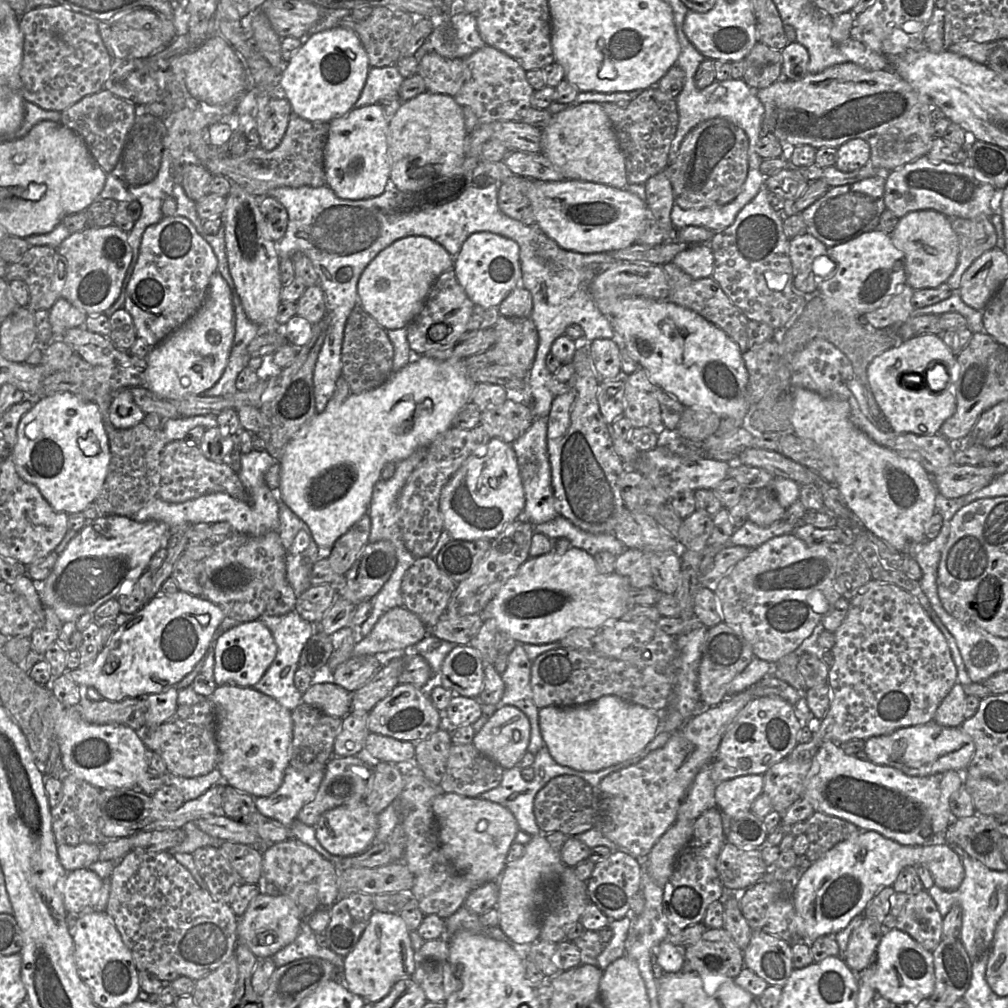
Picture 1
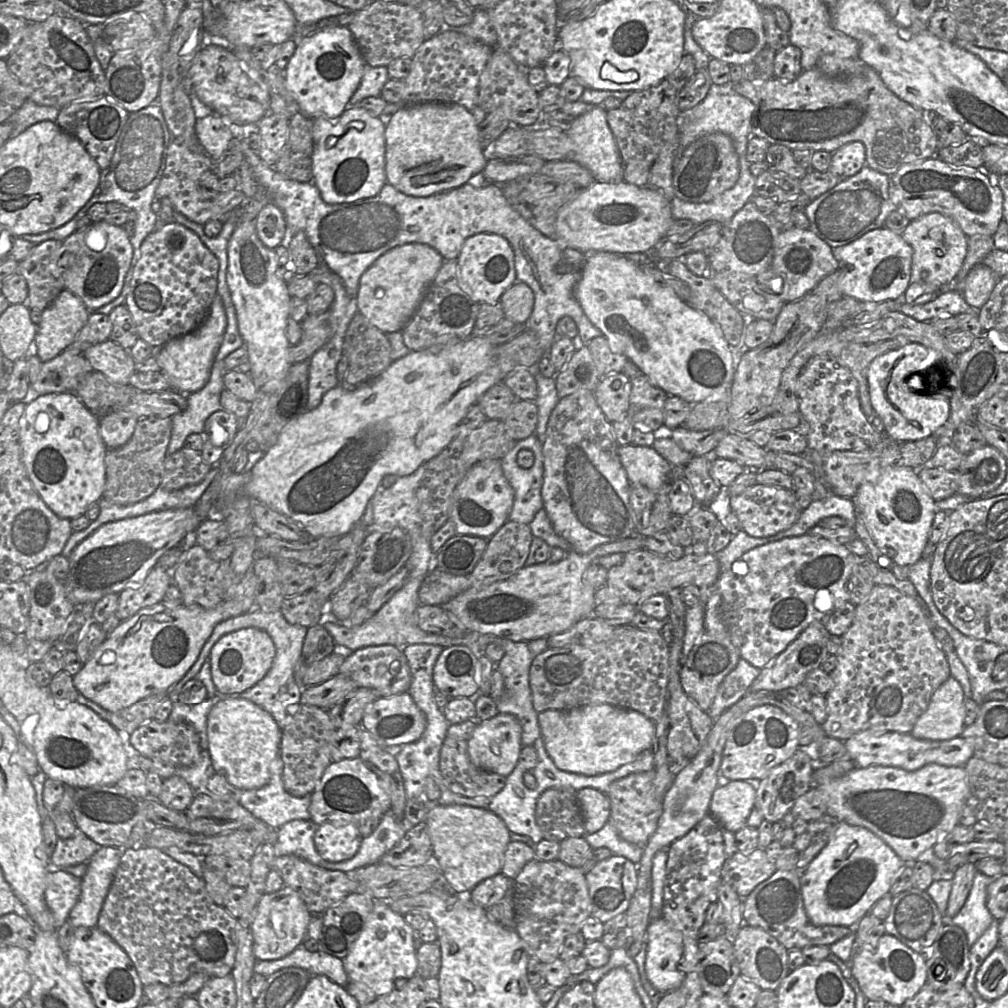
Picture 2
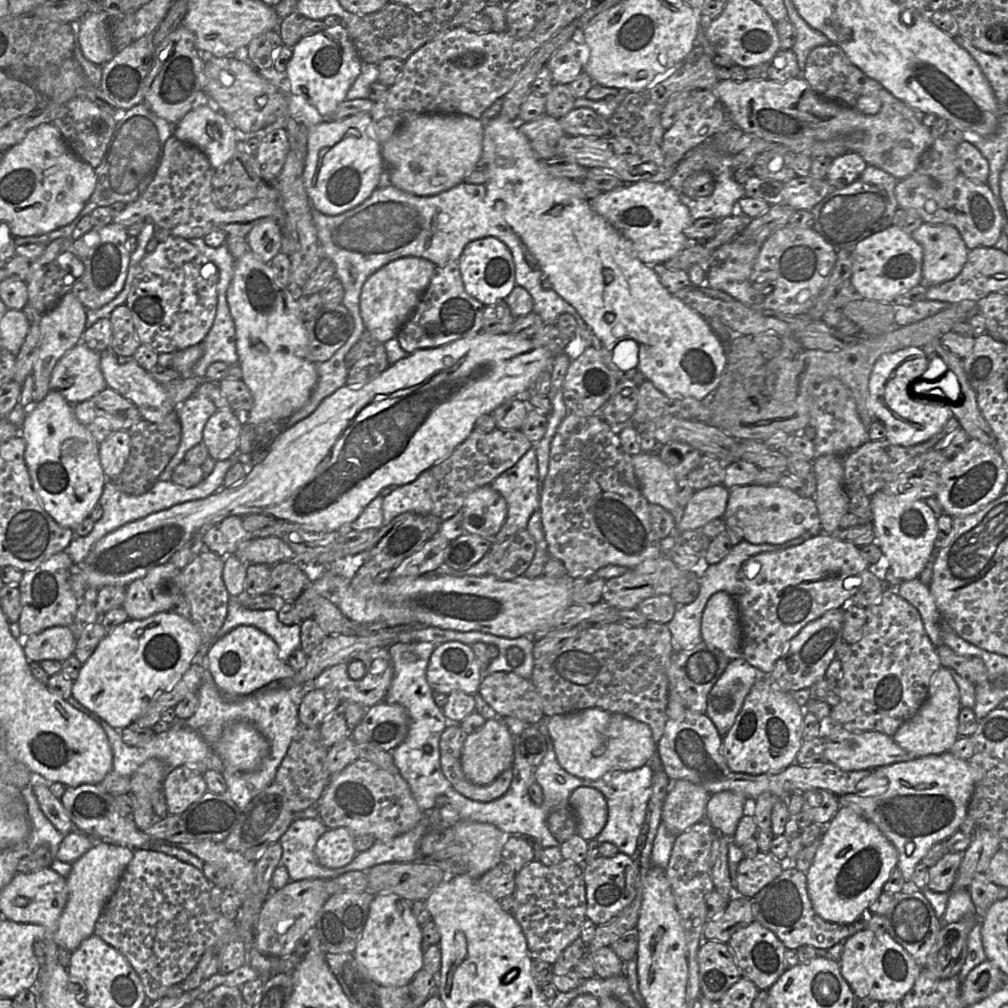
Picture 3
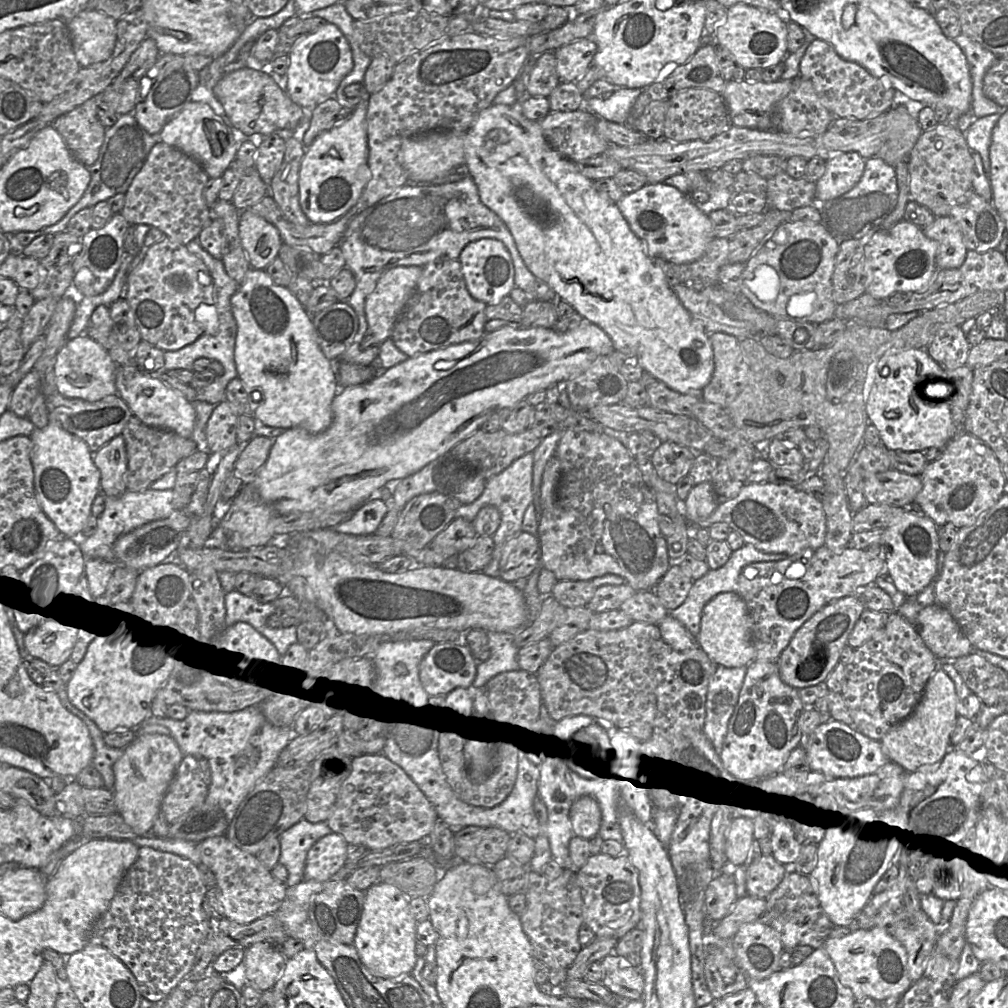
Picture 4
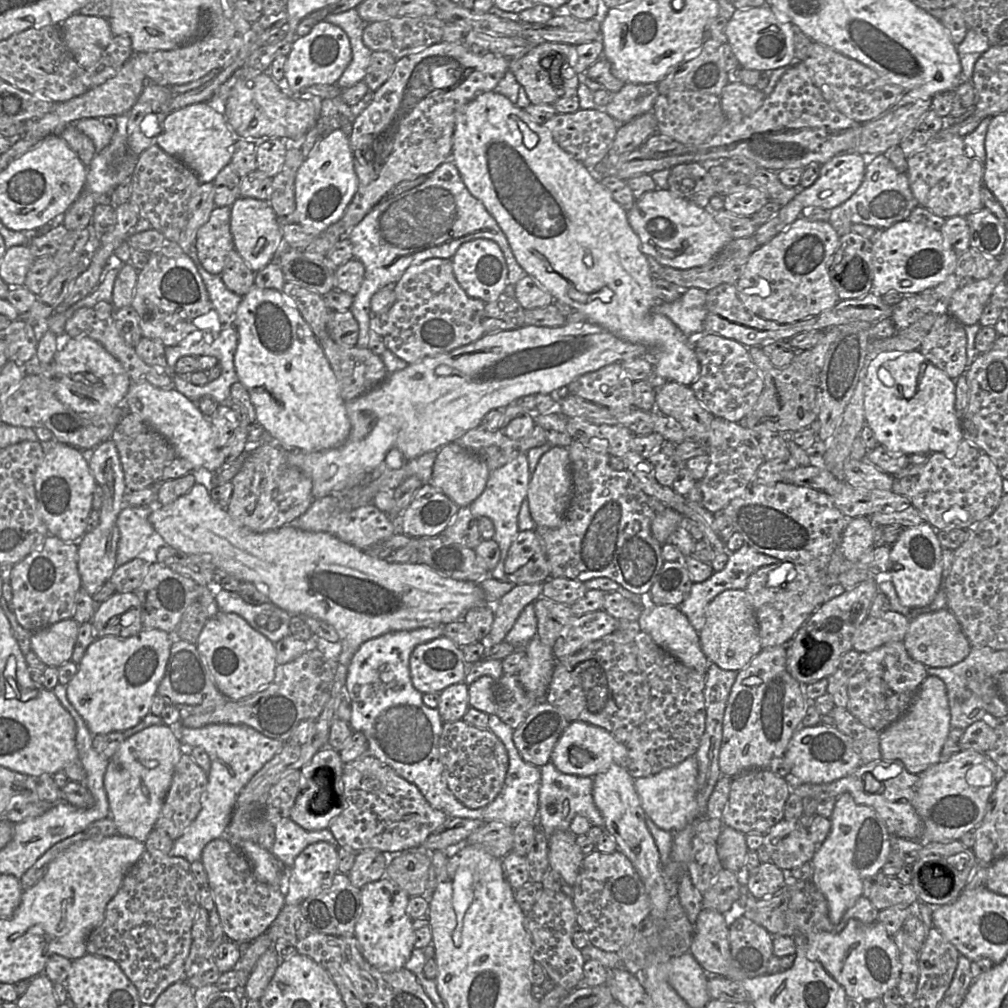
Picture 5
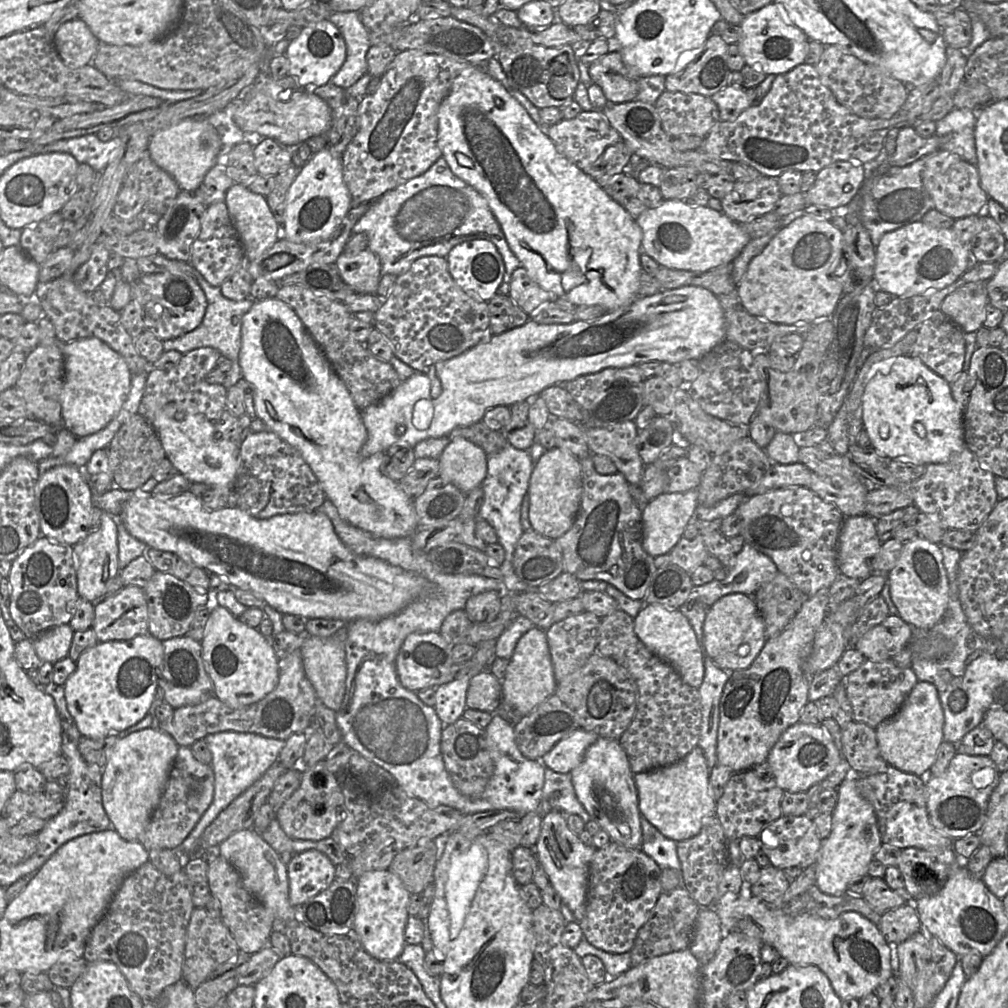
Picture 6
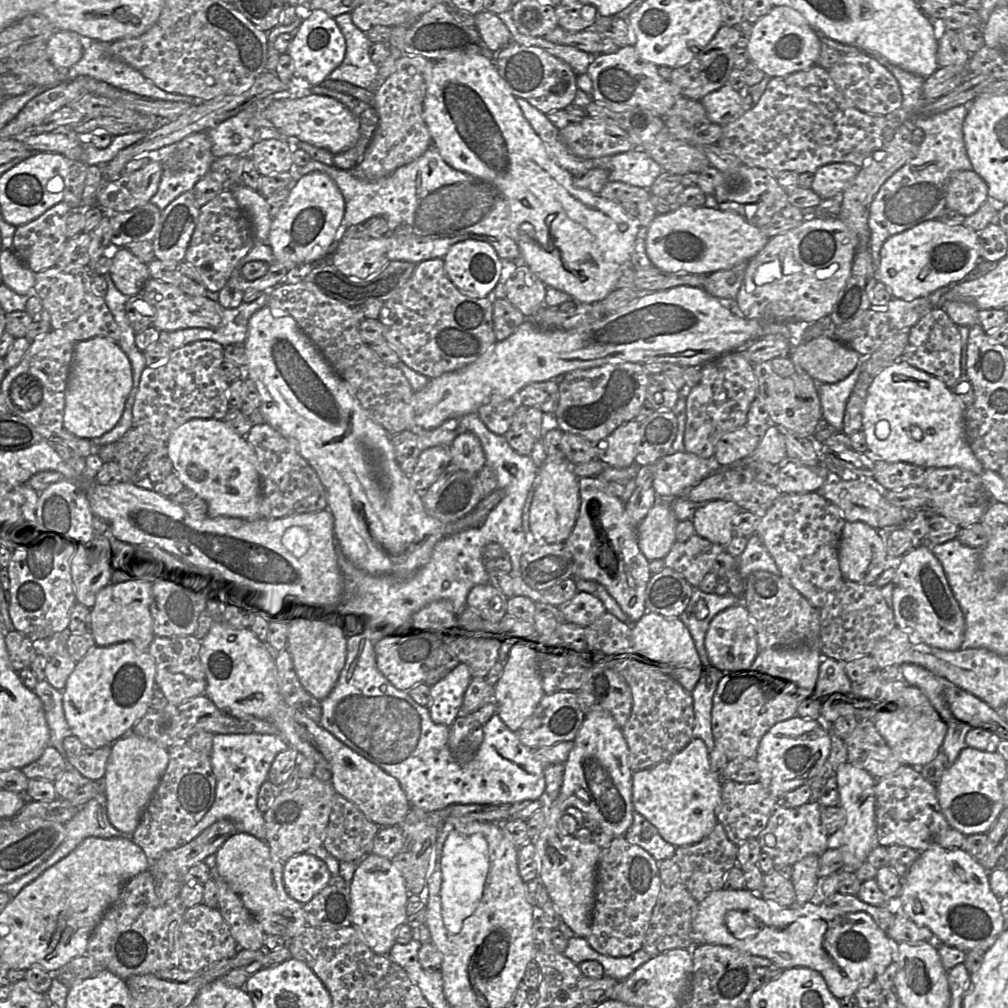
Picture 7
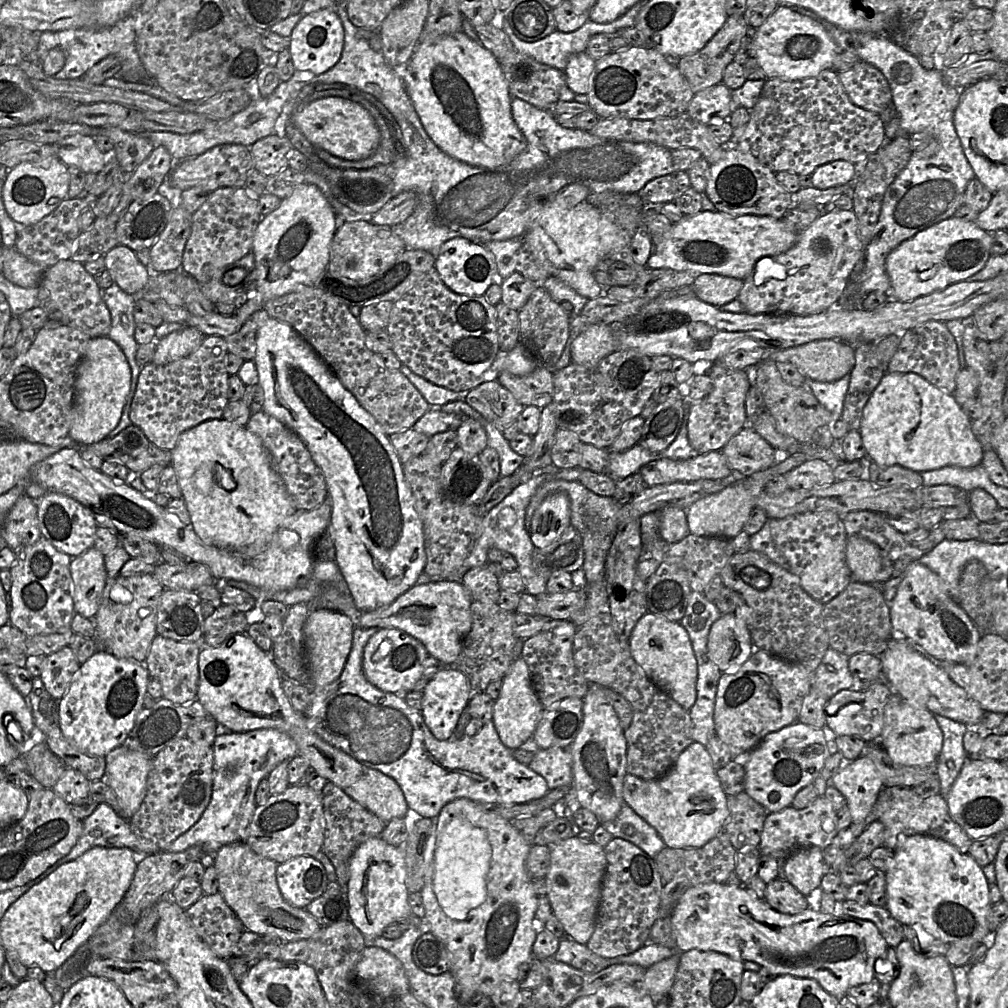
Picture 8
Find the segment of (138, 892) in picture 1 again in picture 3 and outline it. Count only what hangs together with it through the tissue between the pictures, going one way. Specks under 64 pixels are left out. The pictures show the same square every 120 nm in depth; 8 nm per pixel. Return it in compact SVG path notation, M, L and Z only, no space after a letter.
M150 849L134 850L133 858L121 875L118 886L109 901L104 906L97 922L93 934L100 937L107 944L118 950L131 964L135 972L141 979L144 992L147 997L155 1001L166 996L166 992L171 985L181 983L196 967L205 950L211 946L218 949L219 968L218 973L227 974L247 963L247 952L245 943L238 934L235 920L227 919L218 909L210 903L211 883L198 868L178 860L175 857Z

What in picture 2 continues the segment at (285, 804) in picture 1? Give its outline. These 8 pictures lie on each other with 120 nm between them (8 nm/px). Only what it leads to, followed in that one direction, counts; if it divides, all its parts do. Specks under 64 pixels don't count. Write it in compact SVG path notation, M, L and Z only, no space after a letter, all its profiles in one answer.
M279 754L270 763L269 782L258 789L242 790L239 799L241 806L275 829L291 820L310 819L311 794L301 797L289 794L283 785L282 771L283 761Z

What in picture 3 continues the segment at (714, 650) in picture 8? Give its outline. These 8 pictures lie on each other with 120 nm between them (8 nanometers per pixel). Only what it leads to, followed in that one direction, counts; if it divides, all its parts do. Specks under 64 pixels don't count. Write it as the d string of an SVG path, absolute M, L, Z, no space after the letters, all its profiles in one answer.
M723 591L714 593L706 603L701 622L702 641L721 651L730 660L742 658L742 632L739 611L733 597Z

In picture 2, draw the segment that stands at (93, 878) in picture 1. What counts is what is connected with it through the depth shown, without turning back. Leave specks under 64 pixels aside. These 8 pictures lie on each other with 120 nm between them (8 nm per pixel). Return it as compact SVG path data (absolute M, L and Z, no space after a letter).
M52 866L46 878L45 902L57 930L68 919L81 894L81 878Z

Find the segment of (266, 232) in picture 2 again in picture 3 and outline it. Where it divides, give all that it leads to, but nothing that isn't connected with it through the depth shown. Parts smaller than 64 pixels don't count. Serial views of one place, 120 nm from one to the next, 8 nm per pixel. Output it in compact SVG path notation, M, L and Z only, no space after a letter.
M276 220L255 225L246 235L248 250L269 263L281 249L282 228Z

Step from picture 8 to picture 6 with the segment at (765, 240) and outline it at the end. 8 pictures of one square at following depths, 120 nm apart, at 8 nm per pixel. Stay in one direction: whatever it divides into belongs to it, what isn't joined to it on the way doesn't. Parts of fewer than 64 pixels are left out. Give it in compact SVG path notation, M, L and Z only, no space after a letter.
M663 200L656 208L647 208L636 223L642 230L641 250L652 257L660 266L670 269L705 272L731 263L751 240L741 224L724 213L706 206L691 206L684 200Z

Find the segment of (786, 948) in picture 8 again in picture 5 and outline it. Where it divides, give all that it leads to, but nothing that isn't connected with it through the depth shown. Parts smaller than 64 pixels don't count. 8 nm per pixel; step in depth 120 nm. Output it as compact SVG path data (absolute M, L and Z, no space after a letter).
M850 919L839 933L818 932L806 937L807 958L821 963L844 988L848 999L880 999L888 990L897 988L901 972L898 949L879 922L864 924L857 919Z

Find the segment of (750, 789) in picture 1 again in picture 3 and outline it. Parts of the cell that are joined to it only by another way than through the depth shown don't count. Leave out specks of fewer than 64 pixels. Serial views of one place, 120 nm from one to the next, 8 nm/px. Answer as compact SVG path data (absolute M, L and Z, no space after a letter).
M731 791L712 794L706 805L704 820L707 820L715 831L732 839L740 819L752 806L752 801Z

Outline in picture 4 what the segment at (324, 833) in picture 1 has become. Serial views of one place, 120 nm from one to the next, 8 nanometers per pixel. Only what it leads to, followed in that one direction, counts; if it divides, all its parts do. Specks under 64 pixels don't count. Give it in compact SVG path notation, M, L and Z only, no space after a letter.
M333 831L318 839L308 851L304 880L330 880L346 864L347 847L344 837Z

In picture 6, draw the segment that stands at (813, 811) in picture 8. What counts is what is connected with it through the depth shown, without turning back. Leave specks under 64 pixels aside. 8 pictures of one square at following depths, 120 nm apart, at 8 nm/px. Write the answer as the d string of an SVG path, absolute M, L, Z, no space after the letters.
M782 815L764 828L756 838L759 841L760 849L769 858L771 865L780 870L789 867L804 869L815 865L822 841L816 834L813 822L804 815Z

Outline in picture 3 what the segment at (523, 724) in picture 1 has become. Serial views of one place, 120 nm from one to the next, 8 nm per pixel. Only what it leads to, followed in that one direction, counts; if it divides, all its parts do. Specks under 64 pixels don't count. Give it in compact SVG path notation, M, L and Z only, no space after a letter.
M499 718L489 719L475 732L469 734L461 750L461 767L467 780L478 786L491 784L502 772L512 767L514 757L514 736Z

